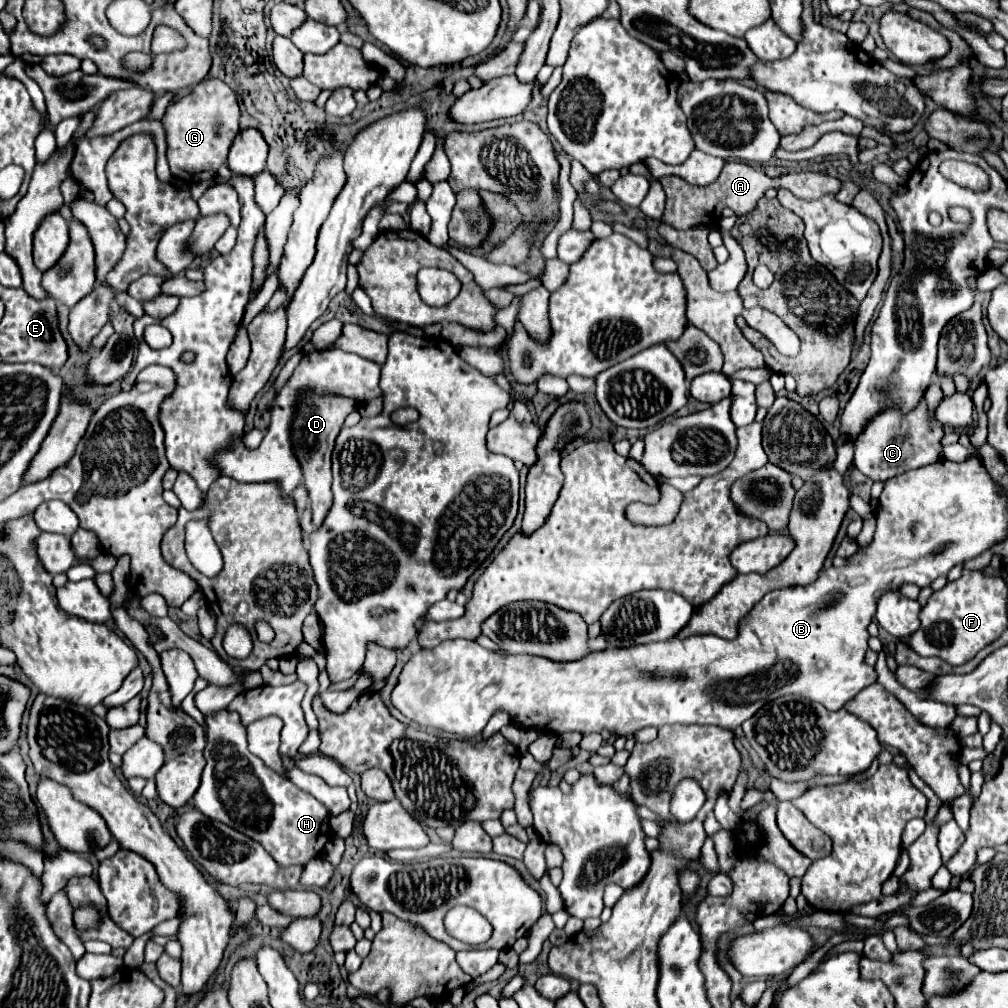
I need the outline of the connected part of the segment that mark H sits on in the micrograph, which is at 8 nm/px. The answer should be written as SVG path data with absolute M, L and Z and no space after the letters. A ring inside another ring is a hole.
M228 708L216 714L204 716L208 744L204 748L206 768L202 772L202 784L192 796L194 808L204 812L212 820L220 820L248 838L264 846L264 850L282 866L306 866L318 858L330 840L330 812L314 796L294 786L270 770L258 756L248 750L246 726L240 722L240 714ZM262 828L262 832L254 832Z

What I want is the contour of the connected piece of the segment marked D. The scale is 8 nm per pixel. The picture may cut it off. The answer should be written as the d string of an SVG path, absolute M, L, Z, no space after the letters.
M308 396L308 400L300 400L294 428L292 428L292 444L294 452L302 464L304 472L304 486L310 492L312 498L312 520L318 528L328 512L328 506L332 506L332 470L330 470L330 456L334 448L334 440L340 434L346 416L356 410L358 406L352 404L352 400L340 400L340 396Z

